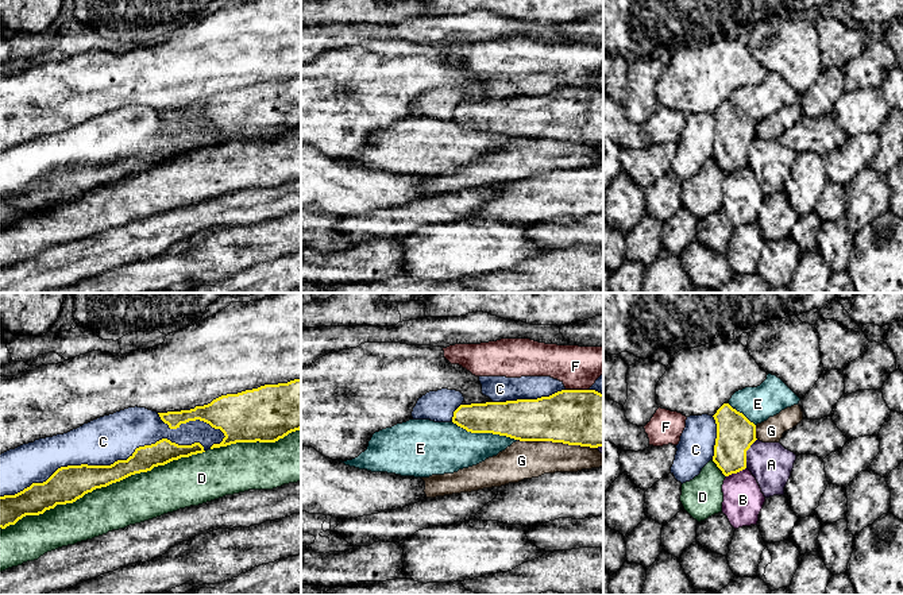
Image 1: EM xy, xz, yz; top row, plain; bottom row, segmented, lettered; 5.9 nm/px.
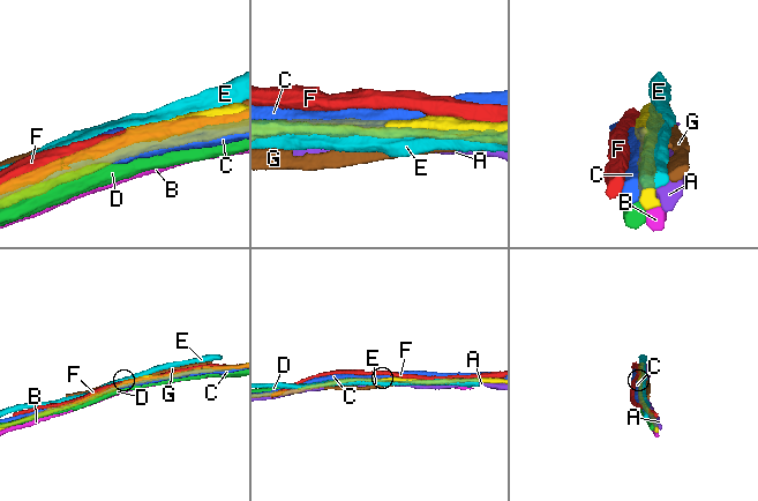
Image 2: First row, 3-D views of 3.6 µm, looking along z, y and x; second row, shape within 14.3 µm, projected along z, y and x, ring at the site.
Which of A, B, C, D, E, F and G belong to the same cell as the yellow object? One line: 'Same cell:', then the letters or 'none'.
Same cell: none

